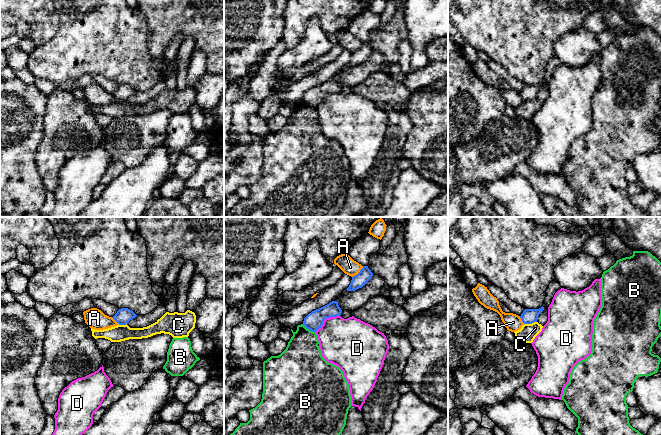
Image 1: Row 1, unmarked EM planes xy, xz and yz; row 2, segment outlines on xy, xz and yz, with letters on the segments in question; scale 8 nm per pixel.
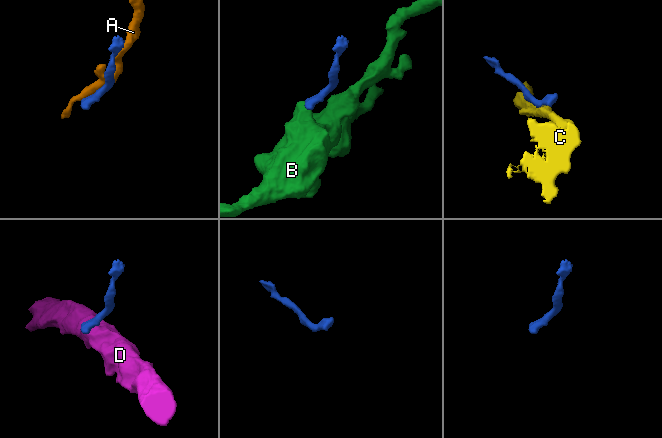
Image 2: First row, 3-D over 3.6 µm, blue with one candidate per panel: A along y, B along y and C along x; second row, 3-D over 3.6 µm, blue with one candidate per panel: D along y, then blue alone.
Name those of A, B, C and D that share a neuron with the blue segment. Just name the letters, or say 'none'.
none

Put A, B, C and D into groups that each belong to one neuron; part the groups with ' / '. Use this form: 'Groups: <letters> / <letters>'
Groups: A / B / C / D

